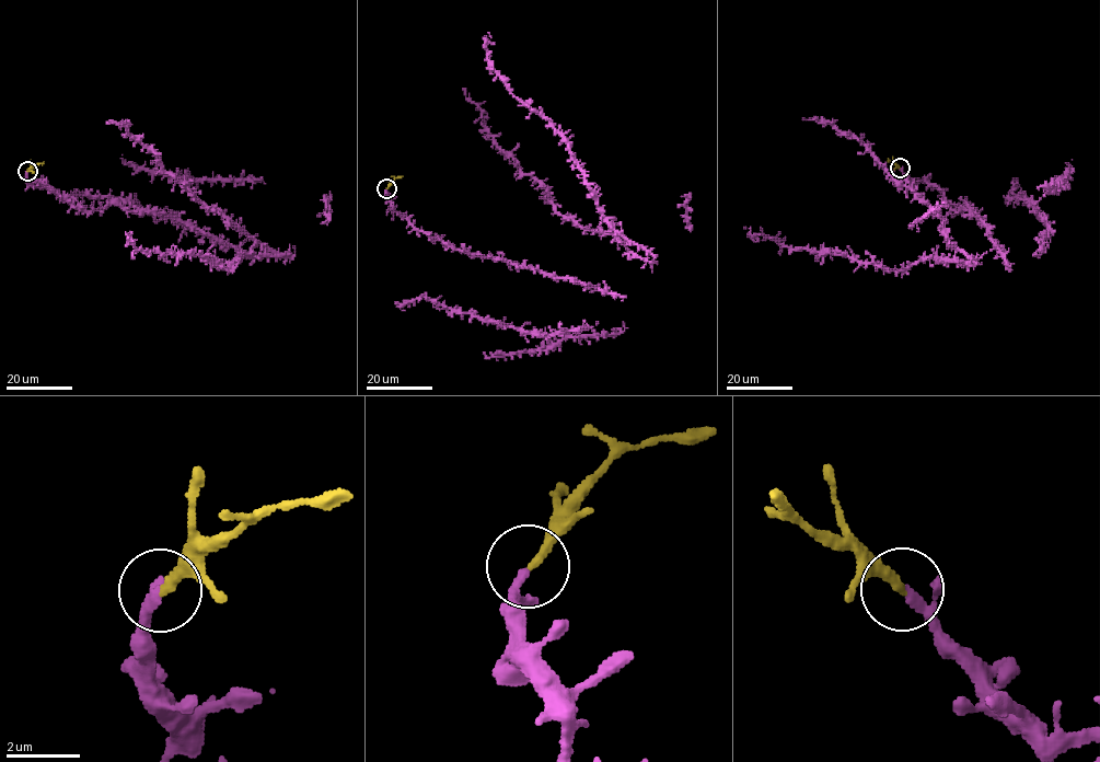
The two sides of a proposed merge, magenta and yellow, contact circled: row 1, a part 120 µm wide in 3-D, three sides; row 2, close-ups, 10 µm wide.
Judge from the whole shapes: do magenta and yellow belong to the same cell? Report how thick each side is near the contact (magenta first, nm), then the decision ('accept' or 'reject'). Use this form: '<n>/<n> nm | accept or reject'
180/240 nm | accept

